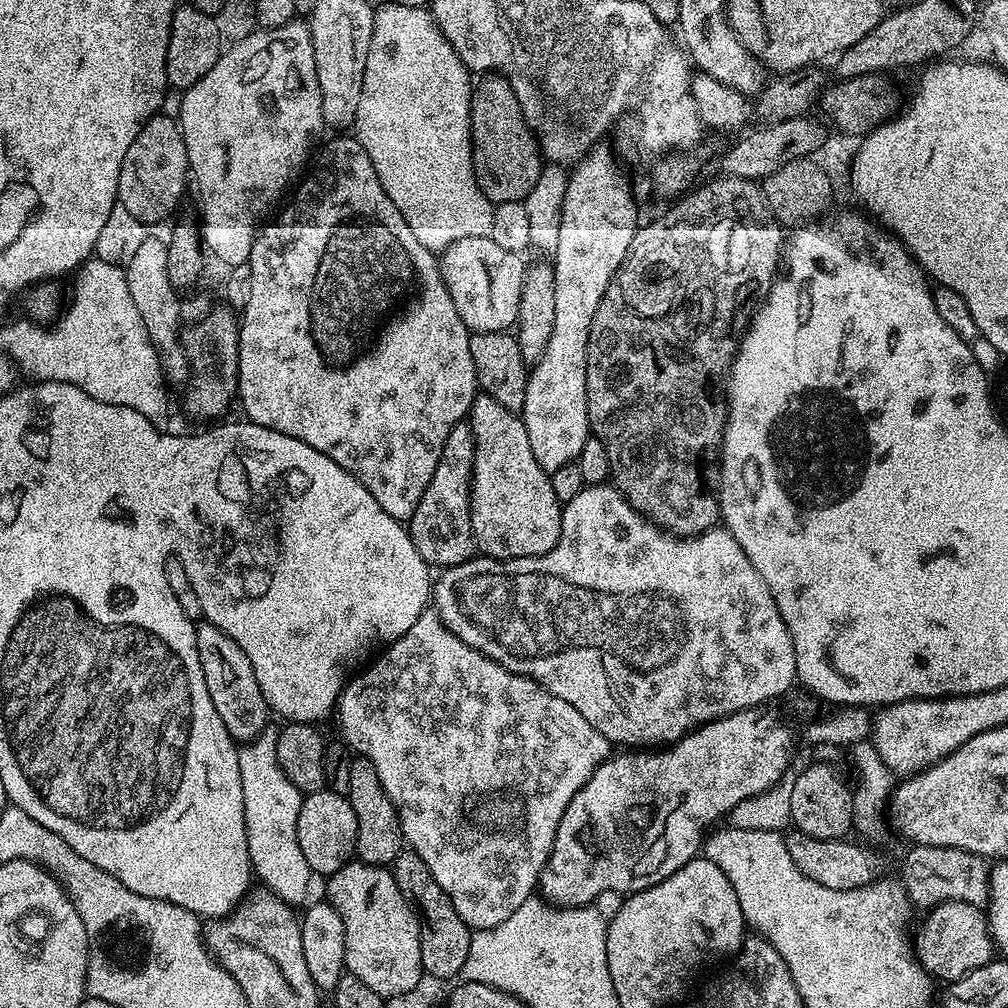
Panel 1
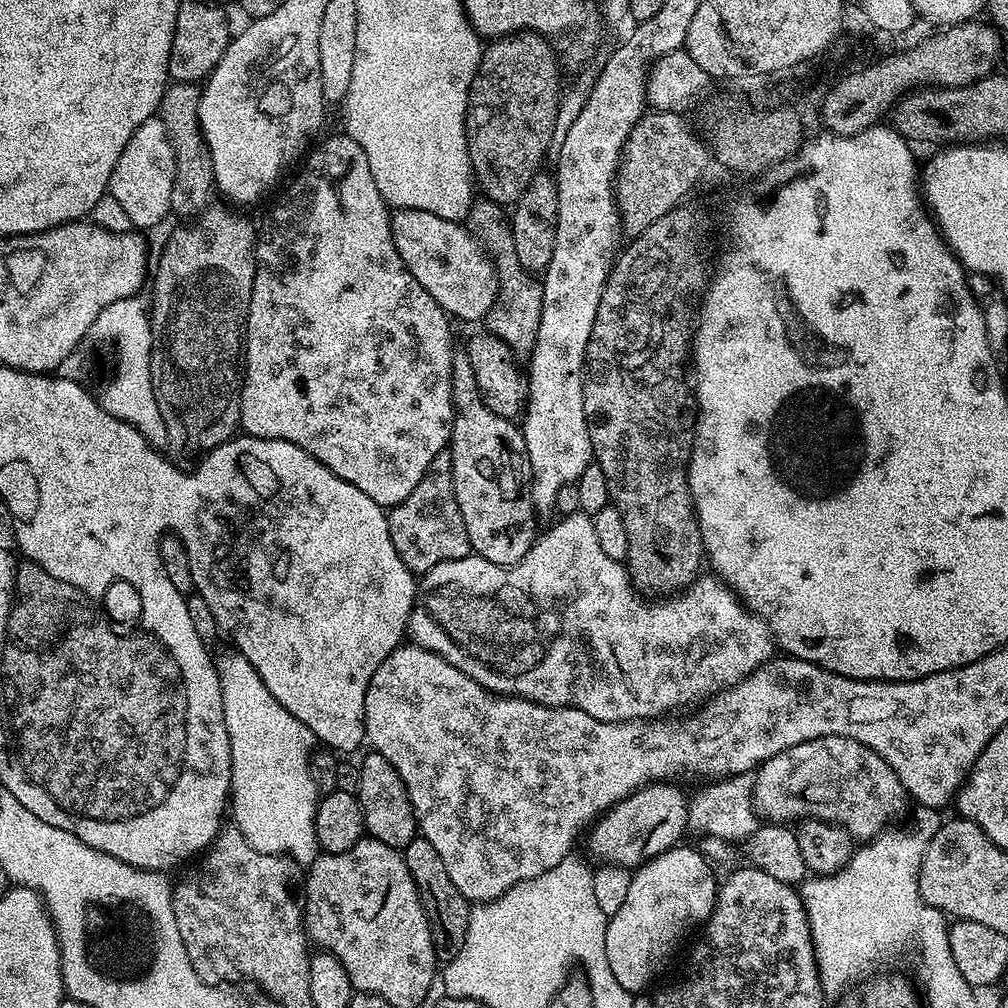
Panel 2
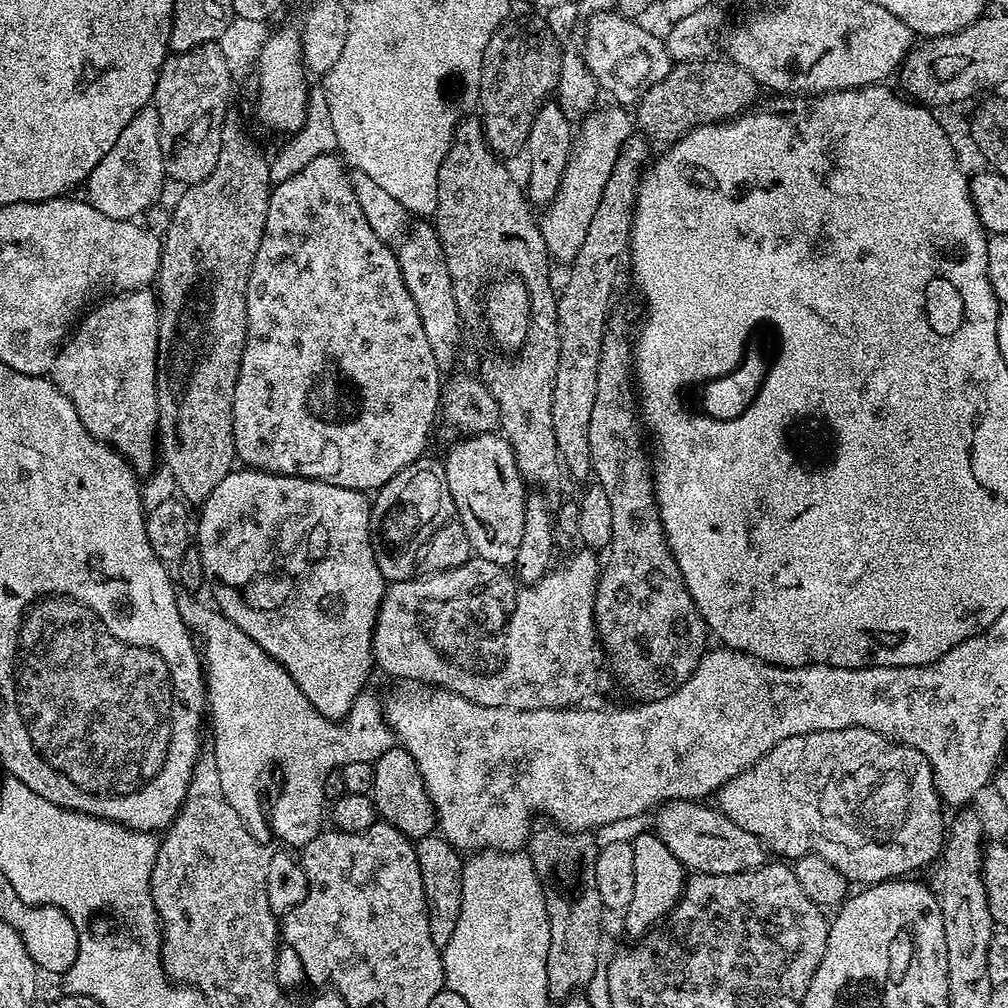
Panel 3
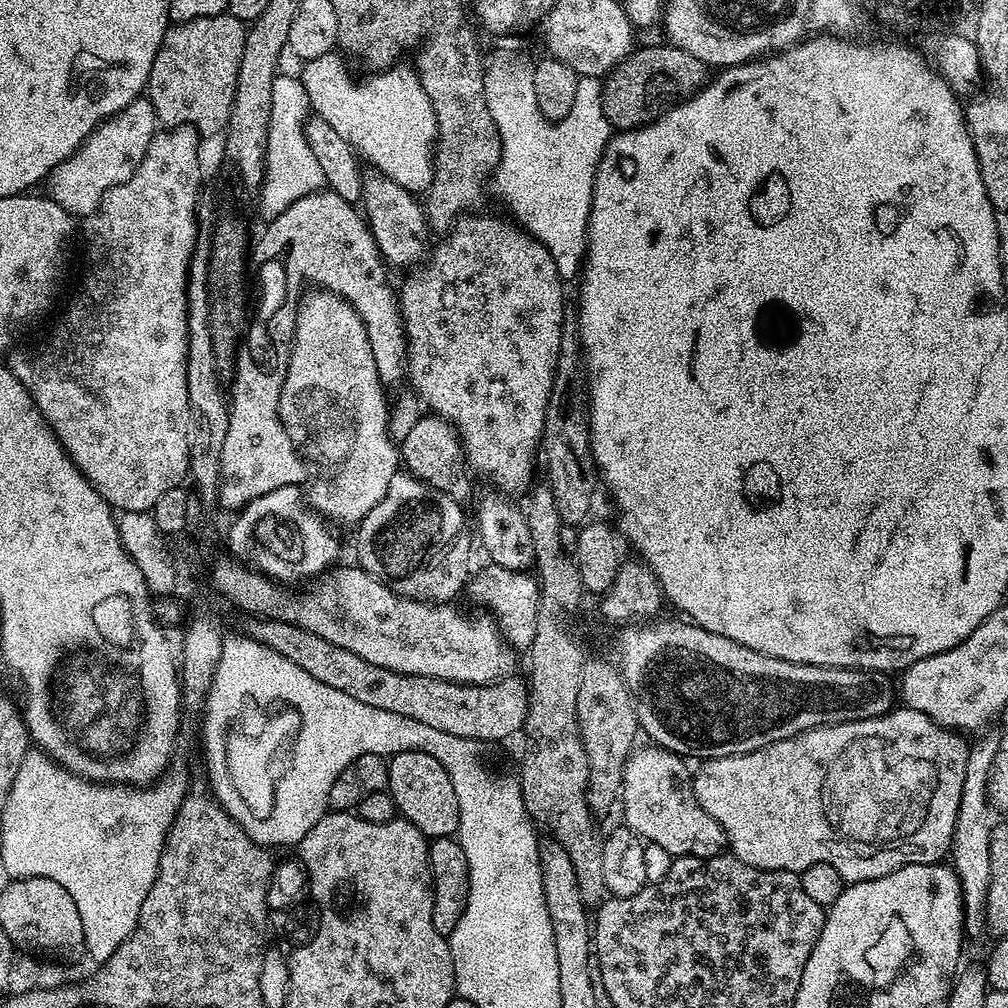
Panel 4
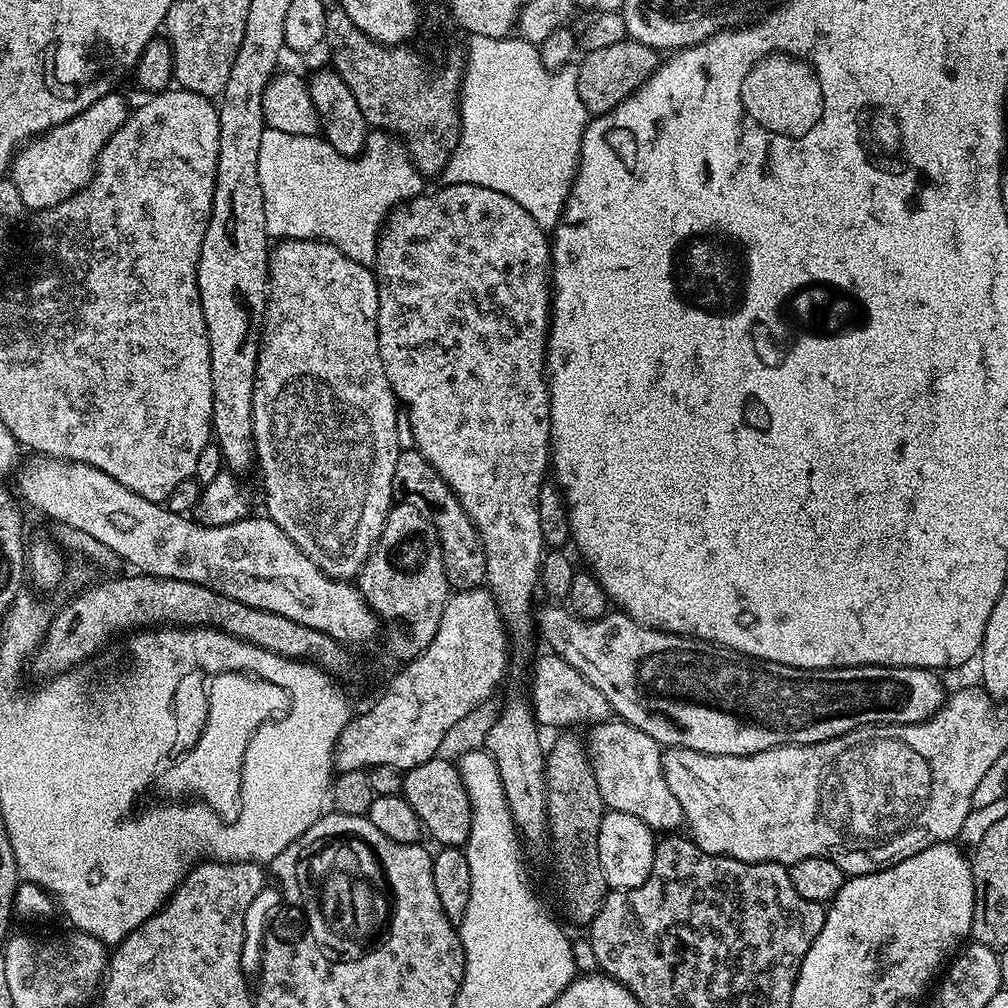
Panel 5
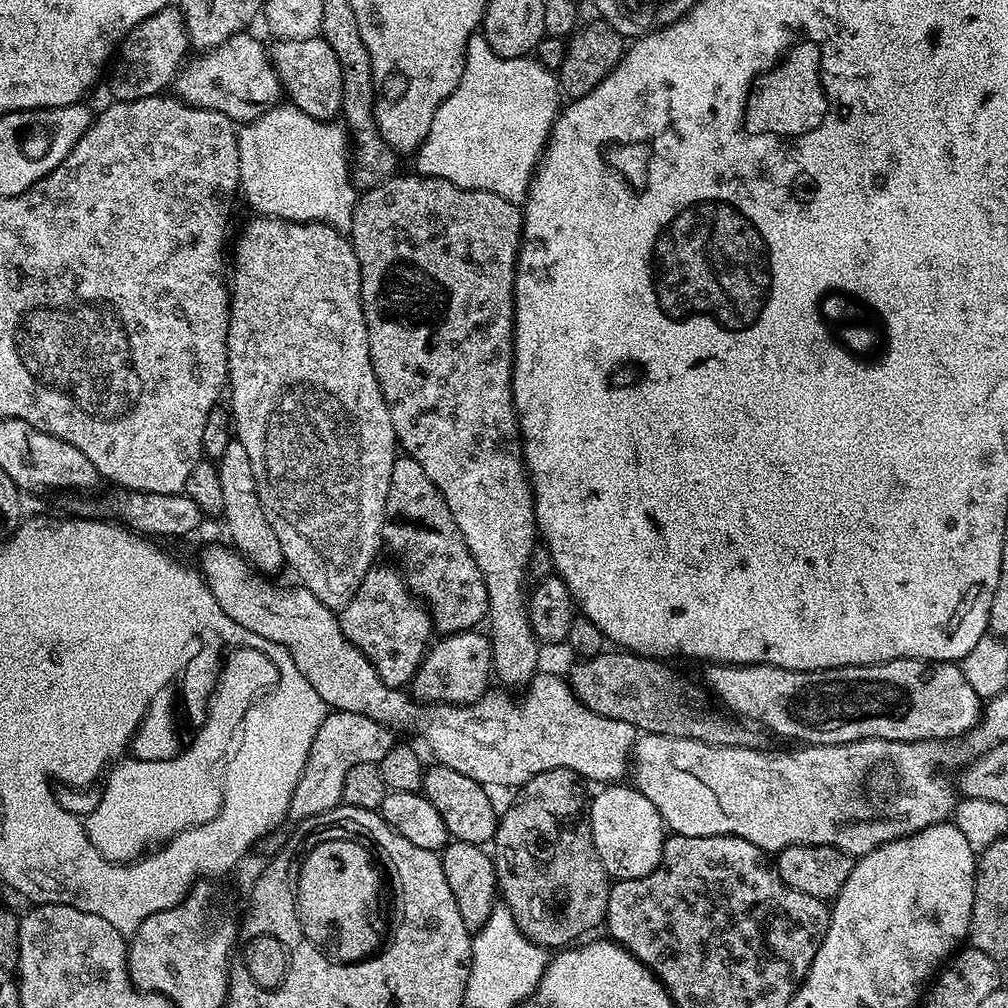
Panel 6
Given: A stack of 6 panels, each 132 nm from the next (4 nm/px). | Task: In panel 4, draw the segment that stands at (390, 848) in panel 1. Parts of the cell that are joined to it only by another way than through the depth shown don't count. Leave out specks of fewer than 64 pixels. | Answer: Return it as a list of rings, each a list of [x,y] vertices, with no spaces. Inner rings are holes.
[[[400,752],[388,760],[388,790],[396,803],[397,813],[410,821],[425,838],[437,836],[455,837],[460,827],[458,797],[454,794],[454,782],[450,774],[425,752]]]

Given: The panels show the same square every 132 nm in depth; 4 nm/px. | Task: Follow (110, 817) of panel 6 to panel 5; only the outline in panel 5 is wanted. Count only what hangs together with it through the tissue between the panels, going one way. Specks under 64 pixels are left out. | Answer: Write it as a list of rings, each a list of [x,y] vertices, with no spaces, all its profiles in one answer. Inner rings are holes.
[[[226,670],[211,677],[206,691],[207,724],[197,744],[179,759],[180,764],[159,775],[158,784],[172,796],[197,796],[224,820],[240,810],[241,772],[249,741],[265,721],[287,711],[289,696],[276,683],[243,670]]]

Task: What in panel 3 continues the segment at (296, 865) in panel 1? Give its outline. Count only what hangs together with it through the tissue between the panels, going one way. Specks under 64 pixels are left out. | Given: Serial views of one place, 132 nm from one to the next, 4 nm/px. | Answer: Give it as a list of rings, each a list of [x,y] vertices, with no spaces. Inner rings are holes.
[[[234,632],[234,642],[230,638],[230,642],[220,642],[220,660],[218,660],[218,678],[232,678],[234,676],[234,686],[218,686],[218,702],[206,702],[207,711],[210,713],[210,728],[212,724],[212,740],[210,746],[216,755],[216,765],[218,766],[218,774],[222,777],[222,794],[226,794],[226,798],[230,802],[230,806],[234,806],[234,810],[238,810],[238,814],[244,819],[244,824],[253,832],[257,840],[261,842],[269,842],[274,836],[274,831],[280,832],[285,842],[288,844],[296,844],[303,846],[310,843],[315,836],[322,831],[323,822],[326,820],[326,801],[323,796],[323,783],[326,782],[328,773],[333,769],[339,769],[342,764],[350,762],[366,762],[372,764],[379,756],[386,754],[386,750],[390,750],[394,746],[394,737],[392,727],[388,725],[384,719],[384,710],[381,701],[375,700],[368,694],[361,695],[355,700],[348,715],[339,722],[333,722],[324,718],[322,714],[314,708],[307,700],[306,694],[295,684],[294,678],[290,676],[286,669],[278,663],[274,658],[262,650],[249,634],[240,636]]]

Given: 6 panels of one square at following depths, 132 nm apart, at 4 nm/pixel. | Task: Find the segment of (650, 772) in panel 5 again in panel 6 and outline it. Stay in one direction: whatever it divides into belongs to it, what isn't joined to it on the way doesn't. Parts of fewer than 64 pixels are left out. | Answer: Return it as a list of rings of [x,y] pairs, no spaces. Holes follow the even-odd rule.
[[[216,544],[204,552],[202,575],[208,582],[210,594],[214,594],[214,602],[222,606],[222,614],[238,622],[241,630],[258,634],[288,651],[290,658],[294,658],[294,666],[302,670],[302,678],[306,678],[306,682],[310,682],[310,686],[318,690],[322,702],[329,709],[374,718],[374,722],[384,724],[397,733],[417,732],[424,739],[425,746],[432,751],[431,759],[435,763],[450,766],[450,770],[458,770],[458,774],[466,774],[466,778],[474,778],[474,782],[492,790],[519,789],[521,784],[530,782],[530,778],[555,768],[576,772],[588,782],[601,780],[599,783],[604,786],[623,781],[629,775],[632,748],[636,745],[638,730],[630,726],[630,722],[606,718],[587,708],[572,693],[572,687],[563,675],[555,676],[552,672],[544,672],[545,670],[537,671],[523,689],[524,697],[517,704],[512,704],[511,698],[504,692],[488,690],[479,700],[473,700],[470,704],[432,702],[425,706],[413,699],[407,691],[393,690],[384,685],[368,656],[362,654],[362,650],[358,650],[358,646],[354,646],[354,642],[350,642],[346,634],[342,634],[339,615],[318,602],[318,598],[314,598],[310,590],[303,586],[278,588],[252,576],[251,571],[253,569],[249,563],[231,547],[223,548]]]

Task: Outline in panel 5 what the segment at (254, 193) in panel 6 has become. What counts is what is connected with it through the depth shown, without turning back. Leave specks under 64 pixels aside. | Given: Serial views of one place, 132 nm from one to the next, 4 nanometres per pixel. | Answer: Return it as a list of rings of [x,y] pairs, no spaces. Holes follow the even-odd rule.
[[[265,127],[262,134],[262,146],[258,149],[258,182],[262,182],[262,198],[266,206],[266,230],[269,237],[286,240],[324,240],[327,244],[332,244],[338,250],[342,250],[342,254],[346,254],[346,258],[354,258],[354,262],[369,266],[375,265],[380,233],[389,212],[421,195],[426,188],[426,185],[424,185],[426,184],[425,177],[420,175],[420,172],[413,166],[412,161],[408,159],[408,149],[404,147],[403,143],[390,138],[389,133],[379,130],[369,131],[368,140],[364,144],[364,151],[359,156],[353,158],[338,154],[338,150],[334,150],[334,146],[330,146],[328,141],[319,135],[299,136],[298,134],[282,134],[282,130]]]

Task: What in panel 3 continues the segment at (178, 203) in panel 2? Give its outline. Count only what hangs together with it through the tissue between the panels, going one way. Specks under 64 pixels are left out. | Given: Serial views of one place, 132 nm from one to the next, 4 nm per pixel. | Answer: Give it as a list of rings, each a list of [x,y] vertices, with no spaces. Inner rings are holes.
[[[204,43],[194,50],[172,52],[164,60],[159,70],[158,82],[155,83],[152,106],[158,112],[159,145],[162,147],[164,173],[171,181],[173,179],[180,183],[180,186],[197,184],[208,178],[214,170],[221,149],[222,130],[229,115],[228,104],[232,94],[232,82],[234,75],[228,68],[219,43]]]

